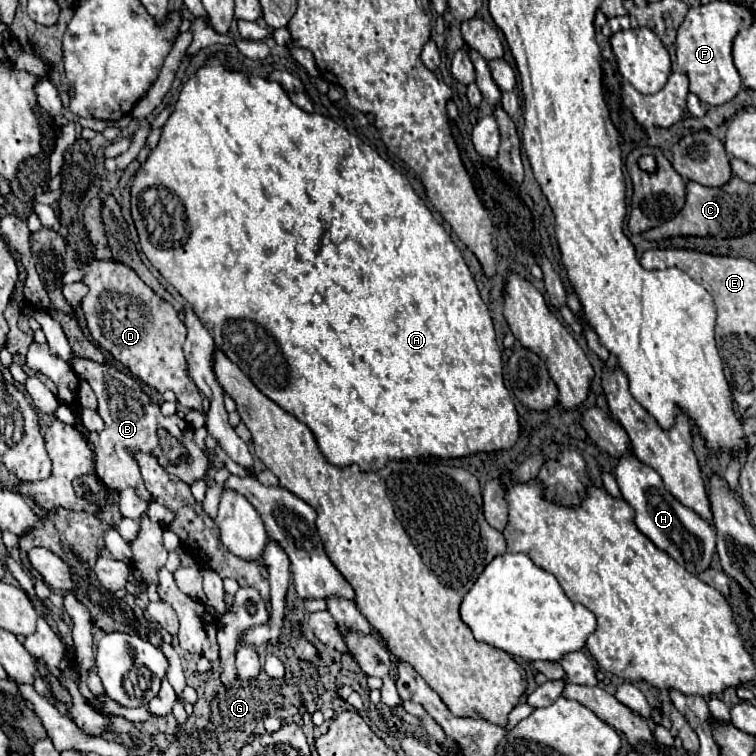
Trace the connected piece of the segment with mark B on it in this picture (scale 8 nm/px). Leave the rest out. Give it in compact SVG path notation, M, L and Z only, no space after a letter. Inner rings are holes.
M73 358L71 366L73 366L73 370L79 378L89 382L89 386L93 388L93 392L99 400L97 412L103 418L105 428L103 428L103 432L89 436L89 444L93 446L93 452L95 452L95 474L99 476L99 480L105 486L109 486L113 490L125 490L125 488L133 486L133 490L137 490L137 494L141 494L141 498L147 500L149 494L147 494L147 488L141 480L139 464L133 458L133 452L145 452L145 454L155 456L165 472L177 476L187 486L191 486L197 480L203 480L203 476L207 472L207 466L209 466L209 460L207 460L207 454L195 444L193 428L183 418L179 418L177 414L163 416L159 412L159 406L155 406L149 400L149 396L141 390L137 380L131 378L129 374L125 374L123 370L115 368L115 366L97 364L97 362L91 362L91 360L81 360L81 358ZM159 428L165 428L171 436L175 436L187 448L187 452L191 456L191 464L181 462L177 466L171 466L165 460L163 450L159 446L159 438L157 438Z

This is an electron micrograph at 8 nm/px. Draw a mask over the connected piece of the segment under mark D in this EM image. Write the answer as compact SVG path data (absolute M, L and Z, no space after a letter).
M93 256L81 266L81 270L83 282L89 286L87 296L81 300L81 310L85 314L91 338L107 350L115 362L129 368L129 372L145 384L161 394L165 390L173 390L183 408L199 410L201 392L187 372L187 362L183 356L185 324L179 318L179 312L169 302L159 298L129 266L121 262L97 260Z

